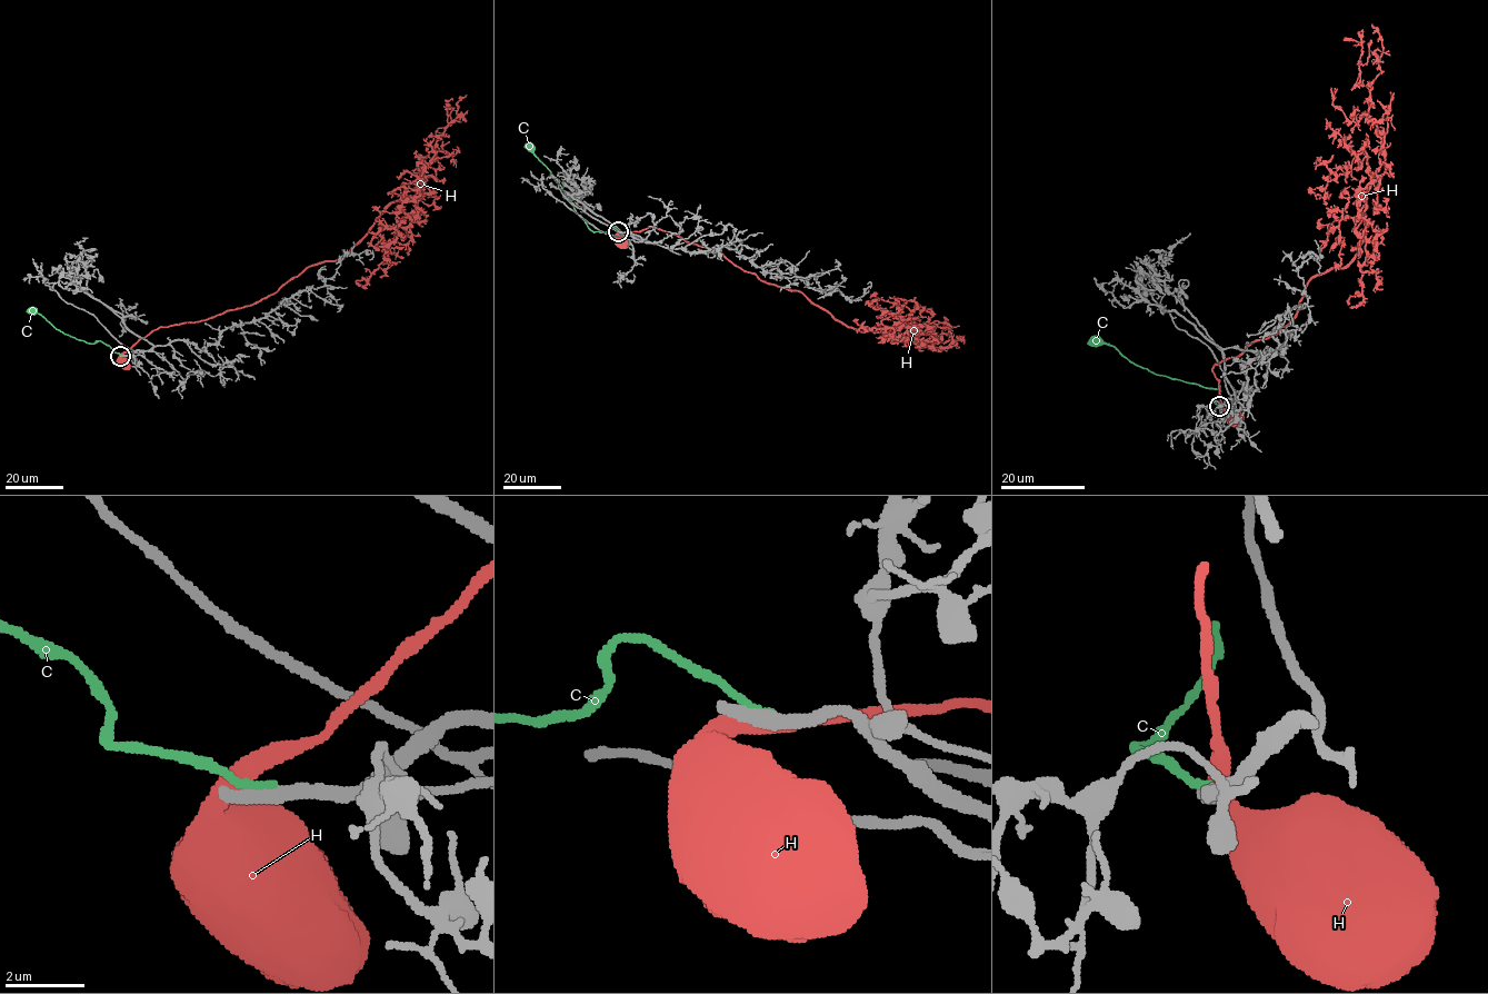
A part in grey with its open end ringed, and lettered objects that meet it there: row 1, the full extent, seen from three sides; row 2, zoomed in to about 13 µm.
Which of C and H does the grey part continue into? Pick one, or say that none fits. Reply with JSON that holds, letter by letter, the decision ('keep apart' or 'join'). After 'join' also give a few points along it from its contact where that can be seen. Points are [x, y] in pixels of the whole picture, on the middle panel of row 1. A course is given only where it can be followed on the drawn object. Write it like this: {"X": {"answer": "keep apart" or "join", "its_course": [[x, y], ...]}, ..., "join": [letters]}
{"C": {"answer": "keep apart"}, "H": {"answer": "keep apart"}, "join": []}

